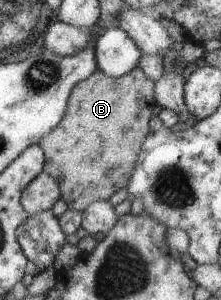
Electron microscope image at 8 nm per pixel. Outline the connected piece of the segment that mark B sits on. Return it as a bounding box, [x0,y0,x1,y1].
[37,66,155,212]

